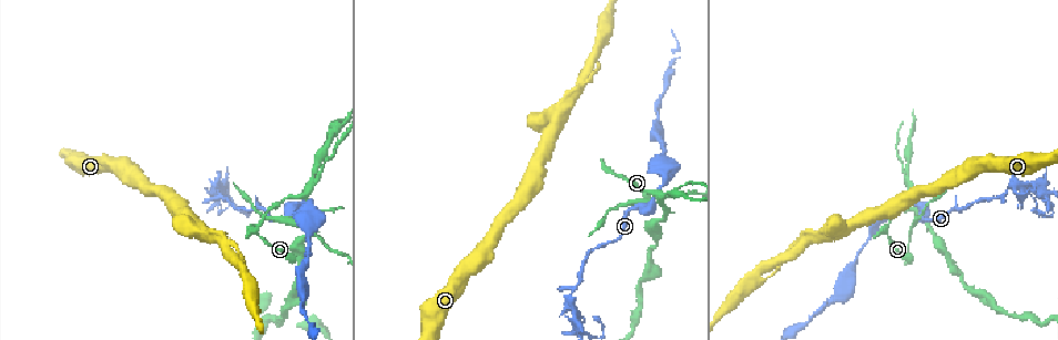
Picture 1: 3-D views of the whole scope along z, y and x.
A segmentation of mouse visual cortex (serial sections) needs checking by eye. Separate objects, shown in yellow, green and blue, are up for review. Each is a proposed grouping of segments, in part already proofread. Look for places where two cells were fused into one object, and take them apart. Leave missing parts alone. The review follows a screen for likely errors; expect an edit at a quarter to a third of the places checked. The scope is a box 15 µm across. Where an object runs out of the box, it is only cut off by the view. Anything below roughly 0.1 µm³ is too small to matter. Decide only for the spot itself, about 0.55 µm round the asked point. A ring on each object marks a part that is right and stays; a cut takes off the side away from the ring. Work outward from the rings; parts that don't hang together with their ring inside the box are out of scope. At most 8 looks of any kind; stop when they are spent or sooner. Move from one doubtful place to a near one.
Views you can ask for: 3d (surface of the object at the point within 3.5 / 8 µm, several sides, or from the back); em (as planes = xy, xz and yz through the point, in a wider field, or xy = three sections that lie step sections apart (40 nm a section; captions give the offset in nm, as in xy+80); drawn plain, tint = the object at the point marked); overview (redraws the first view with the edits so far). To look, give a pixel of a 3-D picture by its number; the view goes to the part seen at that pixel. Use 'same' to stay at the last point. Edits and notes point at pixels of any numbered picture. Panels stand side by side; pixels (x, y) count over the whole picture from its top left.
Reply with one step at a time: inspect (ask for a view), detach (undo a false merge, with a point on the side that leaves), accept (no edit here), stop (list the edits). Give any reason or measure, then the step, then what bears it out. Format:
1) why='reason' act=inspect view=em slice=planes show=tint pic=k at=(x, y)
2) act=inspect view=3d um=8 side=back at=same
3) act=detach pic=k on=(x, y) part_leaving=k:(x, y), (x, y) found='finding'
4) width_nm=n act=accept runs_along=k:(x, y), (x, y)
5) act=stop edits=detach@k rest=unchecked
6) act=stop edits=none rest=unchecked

why='sharp bend' act=inspect view=3d um=3.5 pic=1 at=(610, 171)

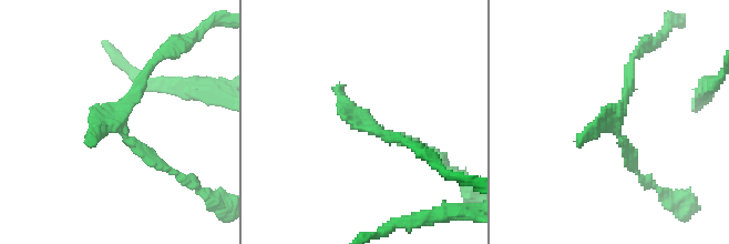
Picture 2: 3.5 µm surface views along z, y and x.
why='need the tissue' act=inspect view=em slice=xy step=3 show=tint pic=2 at=(120, 129)

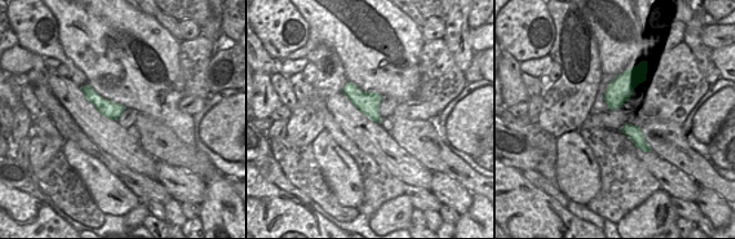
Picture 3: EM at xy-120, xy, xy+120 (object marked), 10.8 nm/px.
act=accept runs_along=2:(175, 175), (121, 128), (152, 63) found='one cell here'

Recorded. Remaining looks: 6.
act=inspect view=3d um=3.5 pic=1 at=(223, 182)

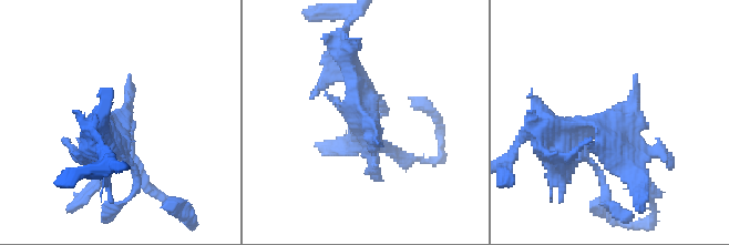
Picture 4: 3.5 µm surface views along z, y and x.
why='need the tissue' act=inspect view=em slice=xy step=1 show=tint pic=4 at=(370, 126)

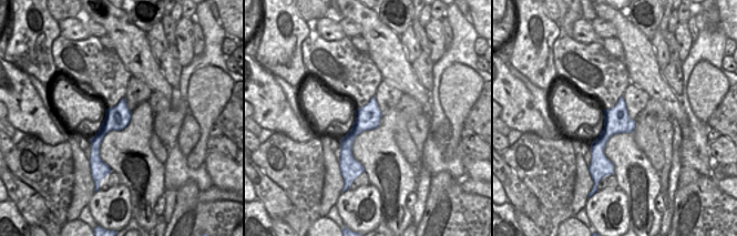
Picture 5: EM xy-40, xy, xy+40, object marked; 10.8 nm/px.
act=accept runs_along=5:(372, 101), (347, 141), (350, 161) found='continuous, no second cell'

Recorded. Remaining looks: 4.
why='looks like a crossing' act=inspect view=3d um=3.5 pic=1 at=(303, 196)

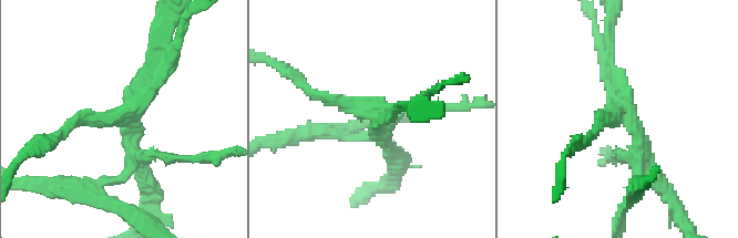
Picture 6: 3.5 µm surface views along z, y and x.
act=inspect view=em slice=xy step=5 show=tint pic=6 at=(128, 112)

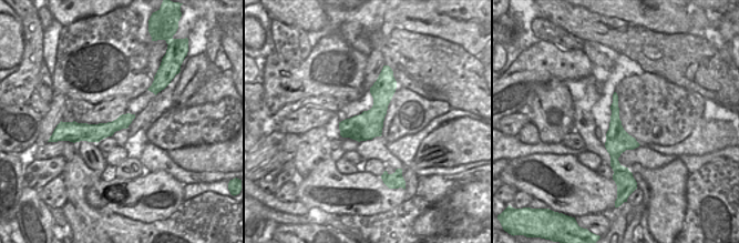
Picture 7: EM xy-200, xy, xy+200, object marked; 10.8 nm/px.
arms=4 arm_widths_nm=150,150,150,250 act=detach pic=6 on=(629, 159) part_leaving=6:(627, 117), (675, 206) found='two cells meet here'

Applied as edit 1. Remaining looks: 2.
act=stop edits=detach@6 rest=unchecked

